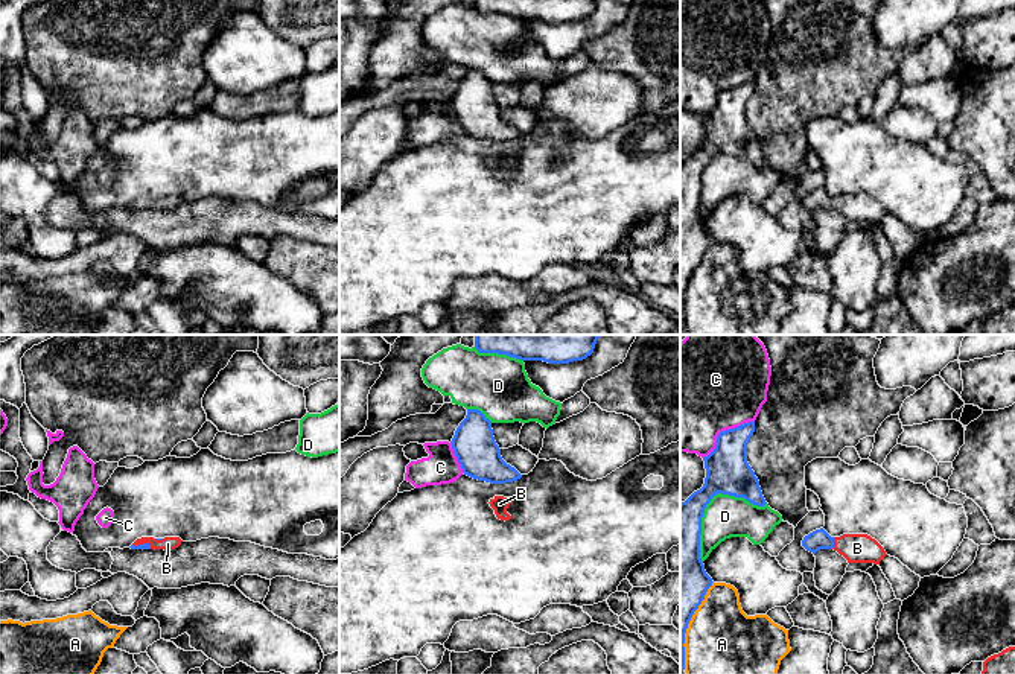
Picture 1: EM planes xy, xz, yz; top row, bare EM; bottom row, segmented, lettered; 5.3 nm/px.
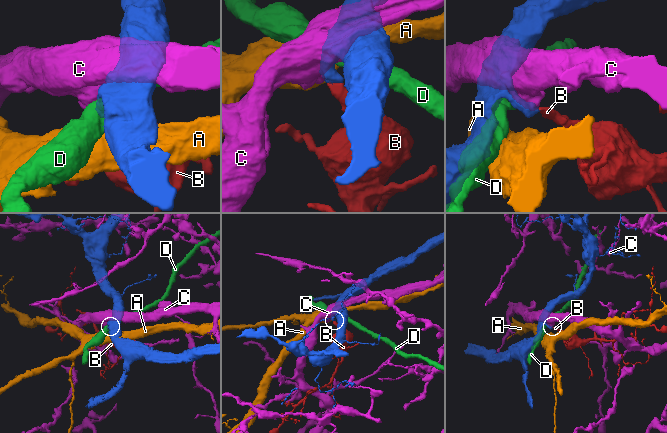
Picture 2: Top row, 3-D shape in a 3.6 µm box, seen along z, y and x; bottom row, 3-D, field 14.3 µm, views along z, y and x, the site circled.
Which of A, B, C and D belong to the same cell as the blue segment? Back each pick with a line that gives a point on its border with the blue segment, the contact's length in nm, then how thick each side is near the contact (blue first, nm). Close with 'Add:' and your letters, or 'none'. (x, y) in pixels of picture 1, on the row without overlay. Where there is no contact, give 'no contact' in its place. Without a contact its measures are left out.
B: yz (833, 203) | 70 nm | 110/160 nm
Add: B

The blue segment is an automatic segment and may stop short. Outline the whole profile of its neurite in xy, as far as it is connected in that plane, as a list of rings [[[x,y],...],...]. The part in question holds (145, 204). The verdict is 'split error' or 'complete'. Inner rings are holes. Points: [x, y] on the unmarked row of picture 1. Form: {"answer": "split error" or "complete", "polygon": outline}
{"answer": "split error", "polygon": [[[142,196],[137,198],[129,207],[131,208],[164,208],[172,210],[181,204],[180,196],[164,196],[164,198],[154,198],[154,196]]]}

